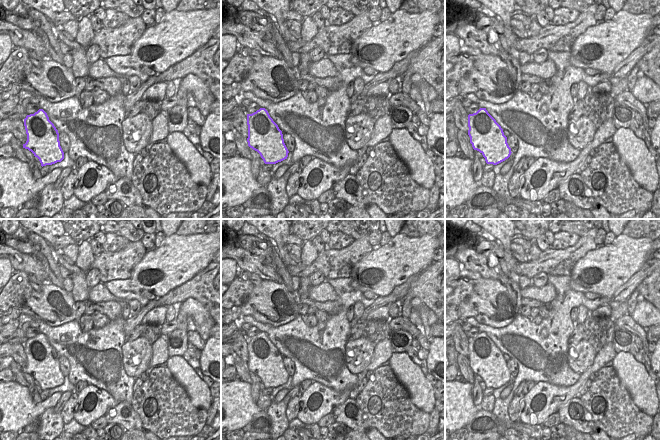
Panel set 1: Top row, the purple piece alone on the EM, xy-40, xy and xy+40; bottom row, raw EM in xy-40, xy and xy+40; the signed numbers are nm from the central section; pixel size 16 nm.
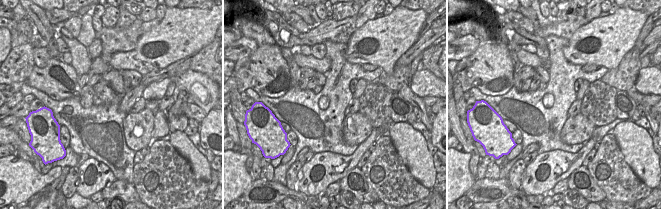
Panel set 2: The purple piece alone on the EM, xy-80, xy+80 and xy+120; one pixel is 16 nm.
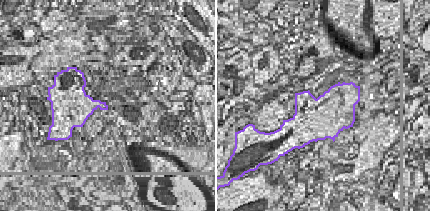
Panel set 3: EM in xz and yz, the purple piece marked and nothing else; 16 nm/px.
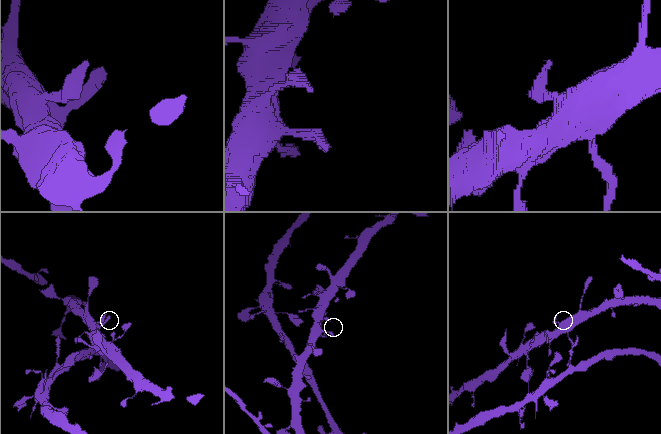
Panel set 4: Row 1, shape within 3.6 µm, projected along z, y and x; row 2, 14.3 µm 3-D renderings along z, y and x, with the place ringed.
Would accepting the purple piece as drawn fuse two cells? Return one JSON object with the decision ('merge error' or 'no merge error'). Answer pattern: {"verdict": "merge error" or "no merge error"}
{"verdict": "merge error"}

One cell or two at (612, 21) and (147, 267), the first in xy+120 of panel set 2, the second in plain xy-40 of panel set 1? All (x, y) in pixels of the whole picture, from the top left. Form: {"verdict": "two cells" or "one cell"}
{"verdict": "one cell"}

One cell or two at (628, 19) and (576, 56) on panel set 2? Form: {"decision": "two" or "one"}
{"decision": "one"}

